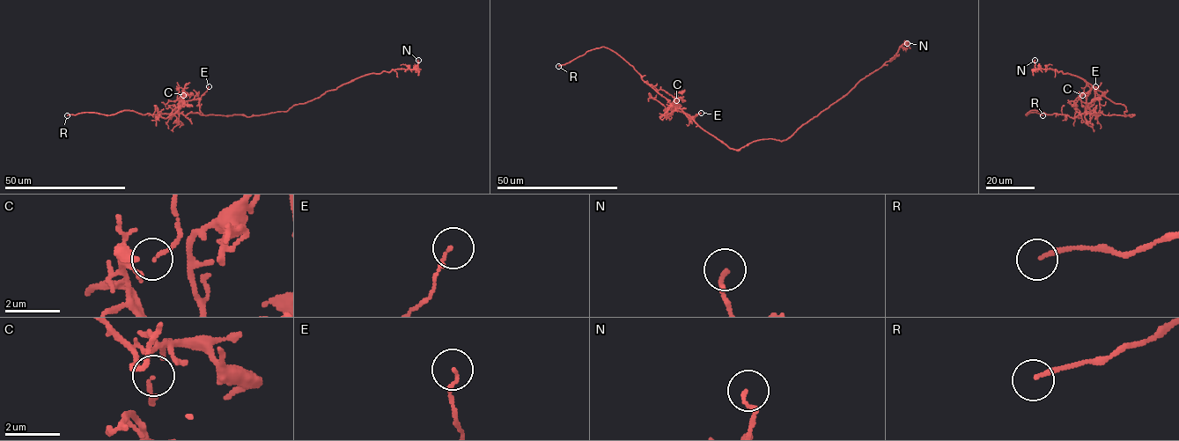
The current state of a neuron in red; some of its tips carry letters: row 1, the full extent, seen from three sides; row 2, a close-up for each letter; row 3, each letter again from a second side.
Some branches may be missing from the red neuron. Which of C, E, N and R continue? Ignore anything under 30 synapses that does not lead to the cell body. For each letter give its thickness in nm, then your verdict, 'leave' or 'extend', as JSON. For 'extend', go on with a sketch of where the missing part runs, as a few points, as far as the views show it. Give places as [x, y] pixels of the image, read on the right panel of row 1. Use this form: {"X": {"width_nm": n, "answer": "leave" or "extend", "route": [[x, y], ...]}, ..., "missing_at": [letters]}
{"C": {"width_nm": 70, "answer": "leave"}, "E": {"width_nm": 110, "answer": "leave"}, "N": {"width_nm": 160, "answer": "leave"}, "R": {"width_nm": 150, "answer": "extend"}, "missing_at": ["R"]}

